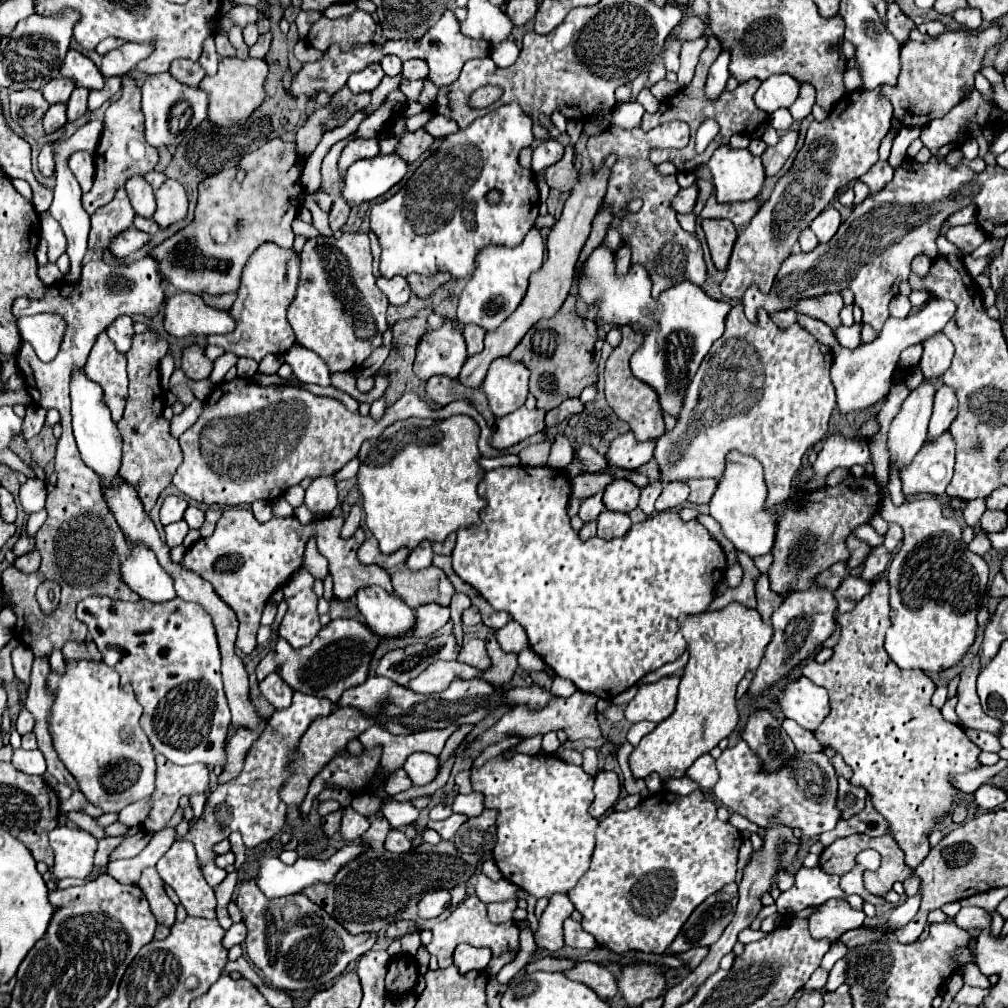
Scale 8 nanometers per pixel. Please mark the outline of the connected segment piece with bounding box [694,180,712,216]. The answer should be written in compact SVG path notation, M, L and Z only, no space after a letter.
M696 180L696 186L698 186L698 200L696 200L696 206L694 206L694 214L698 216L700 210L704 208L708 196L712 194L712 182L708 180Z

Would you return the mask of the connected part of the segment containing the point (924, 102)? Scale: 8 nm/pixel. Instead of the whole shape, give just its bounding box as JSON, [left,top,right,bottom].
[882,26,1000,126]

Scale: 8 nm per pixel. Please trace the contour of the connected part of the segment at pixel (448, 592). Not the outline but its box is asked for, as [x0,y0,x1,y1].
[390,566,454,608]

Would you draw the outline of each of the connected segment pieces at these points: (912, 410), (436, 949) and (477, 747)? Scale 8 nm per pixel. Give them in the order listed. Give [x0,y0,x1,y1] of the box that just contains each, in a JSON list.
[[888,380,934,468],[426,896,518,968],[470,690,600,756]]

